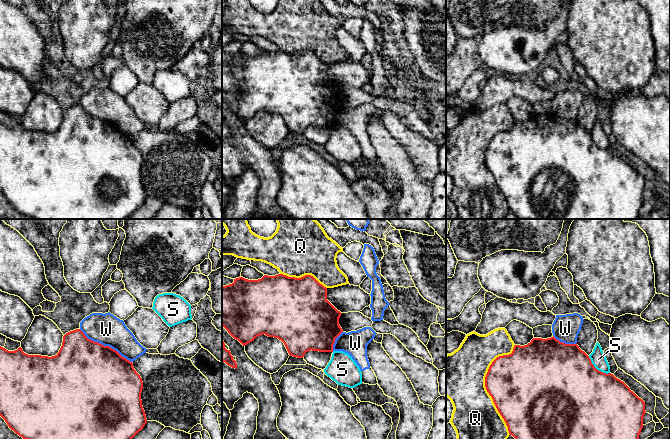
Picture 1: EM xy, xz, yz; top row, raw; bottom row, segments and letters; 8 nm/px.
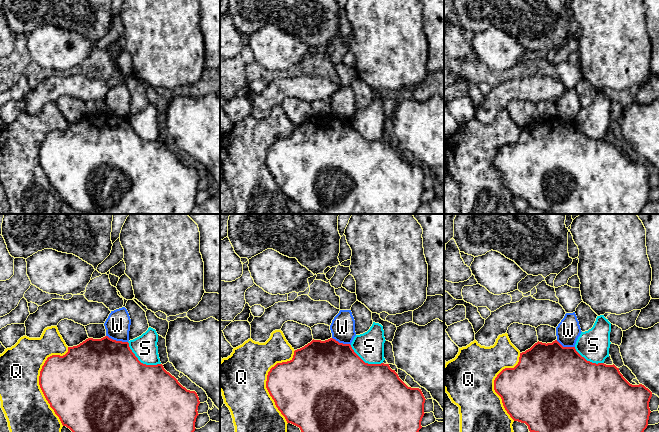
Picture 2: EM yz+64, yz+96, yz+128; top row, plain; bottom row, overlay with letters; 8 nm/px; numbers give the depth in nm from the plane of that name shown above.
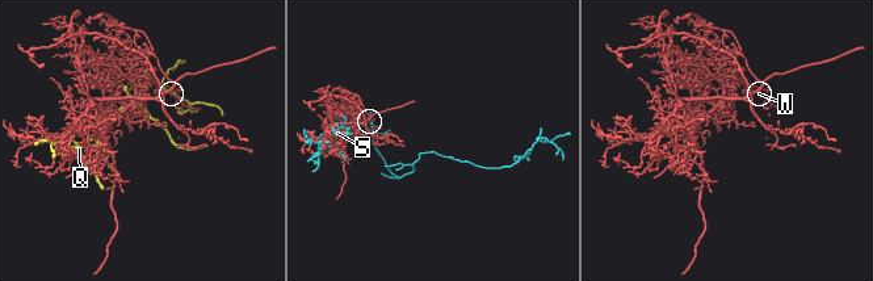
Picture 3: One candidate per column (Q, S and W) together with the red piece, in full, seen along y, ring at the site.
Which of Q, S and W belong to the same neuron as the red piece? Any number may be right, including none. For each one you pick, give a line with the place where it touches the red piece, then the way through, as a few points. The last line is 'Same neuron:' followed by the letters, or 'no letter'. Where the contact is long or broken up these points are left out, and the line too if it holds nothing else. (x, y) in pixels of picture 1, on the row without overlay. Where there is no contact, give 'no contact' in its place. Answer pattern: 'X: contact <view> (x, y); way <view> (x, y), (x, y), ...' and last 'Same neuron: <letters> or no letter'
W: contact xy (105, 122)
Same neuron: W

